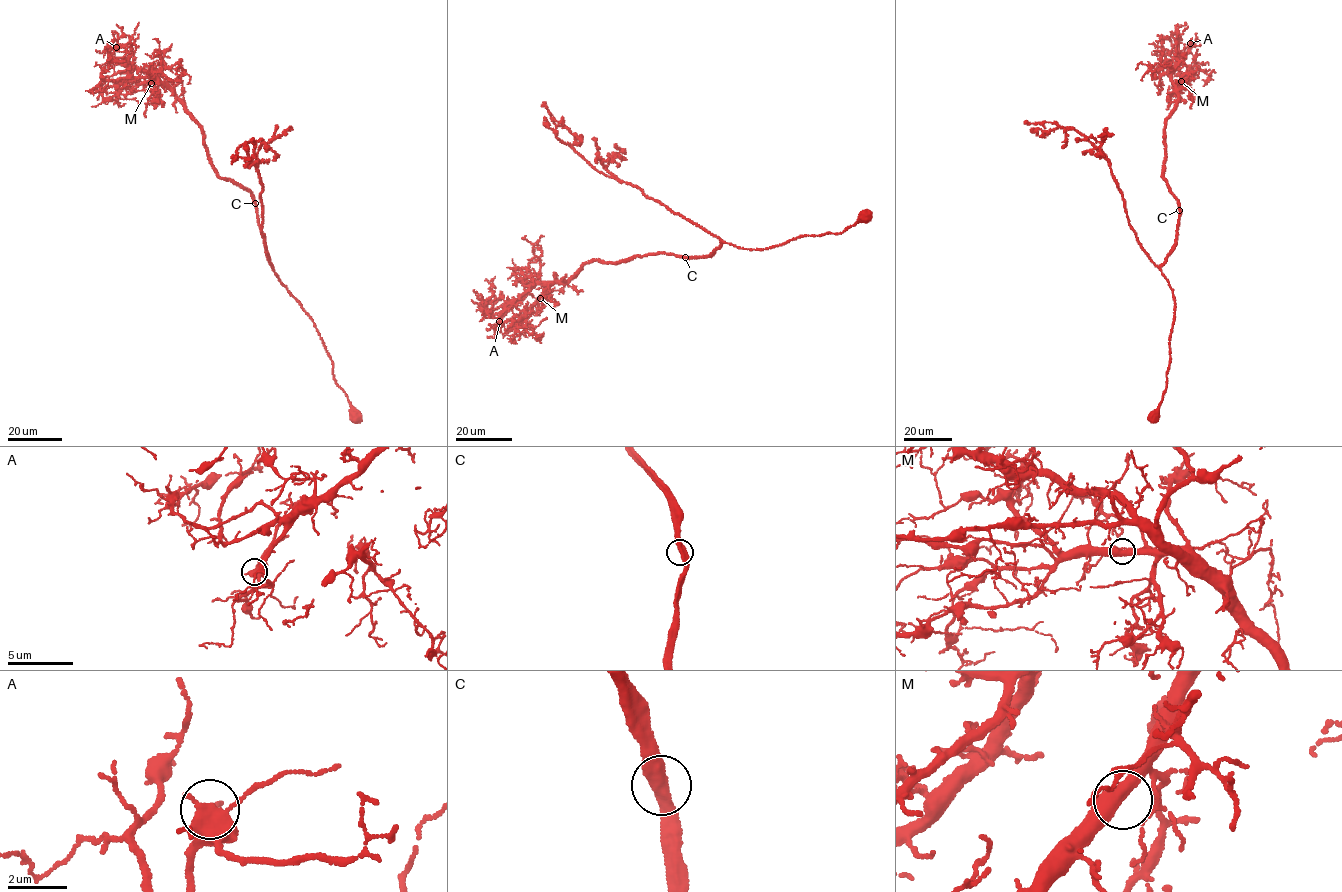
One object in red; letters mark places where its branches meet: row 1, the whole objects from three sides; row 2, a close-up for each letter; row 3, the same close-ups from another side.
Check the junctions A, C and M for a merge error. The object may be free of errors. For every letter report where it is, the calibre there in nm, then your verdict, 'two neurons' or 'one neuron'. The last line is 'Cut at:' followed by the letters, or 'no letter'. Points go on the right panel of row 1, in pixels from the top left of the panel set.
A: at (1190, 43); 460 nm thick; one neuron
C: at (1179, 210); 460 nm thick; one neuron
M: at (1181, 81); 480 nm thick; one neuron
Cut at: no letter

